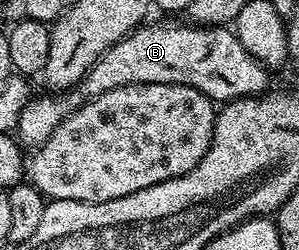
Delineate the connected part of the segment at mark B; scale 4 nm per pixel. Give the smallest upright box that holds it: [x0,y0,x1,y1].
[17,23,271,145]

